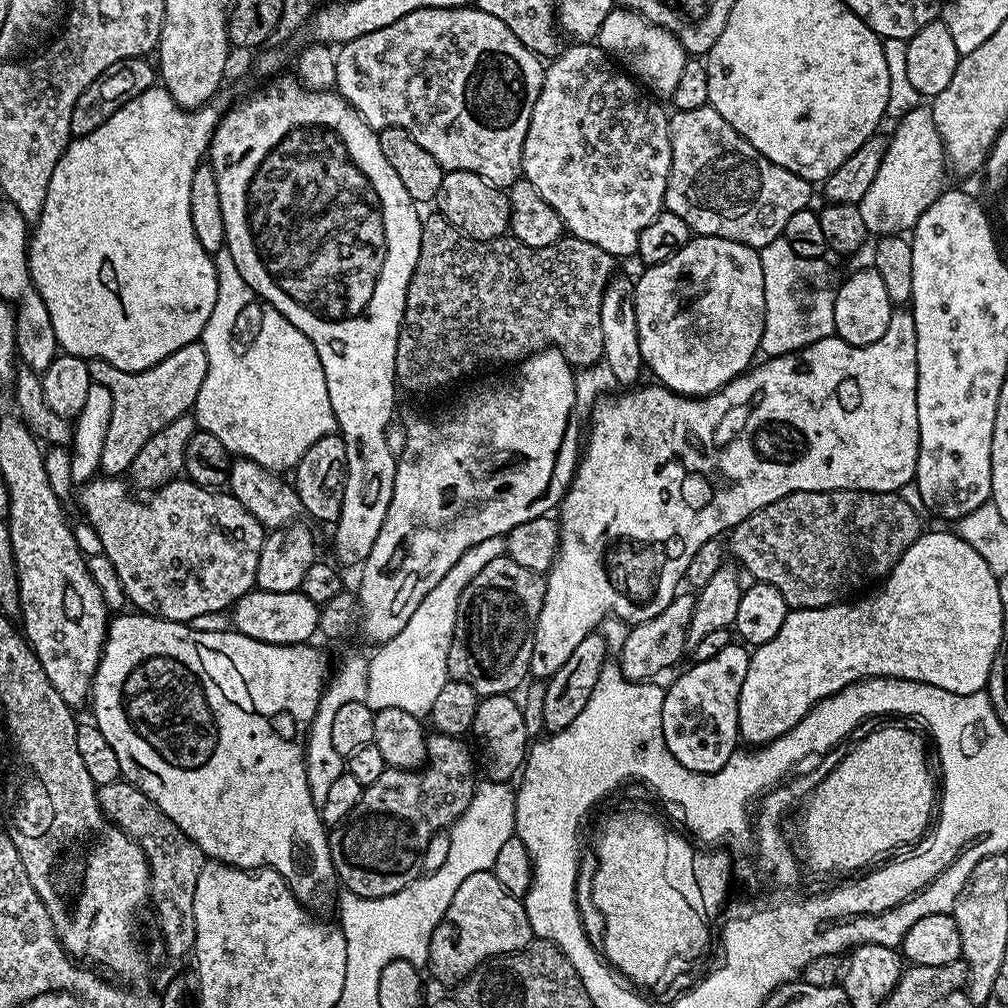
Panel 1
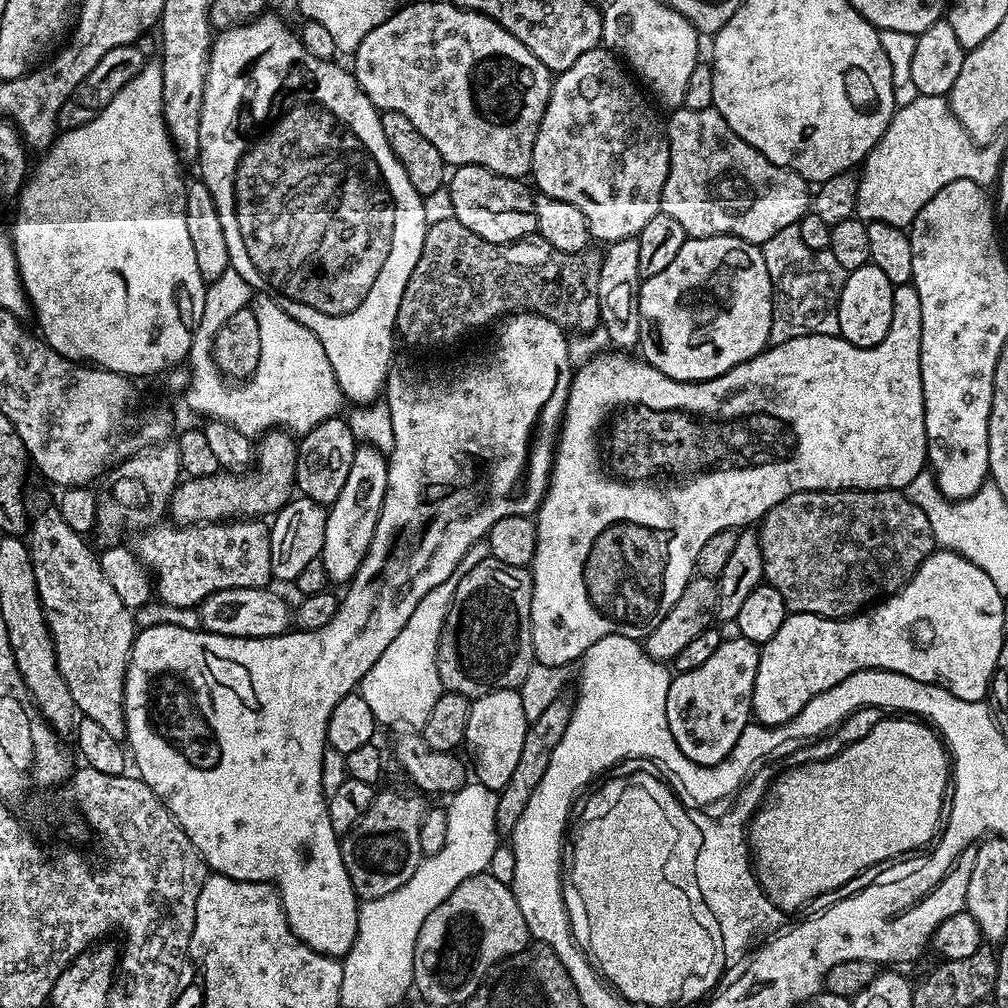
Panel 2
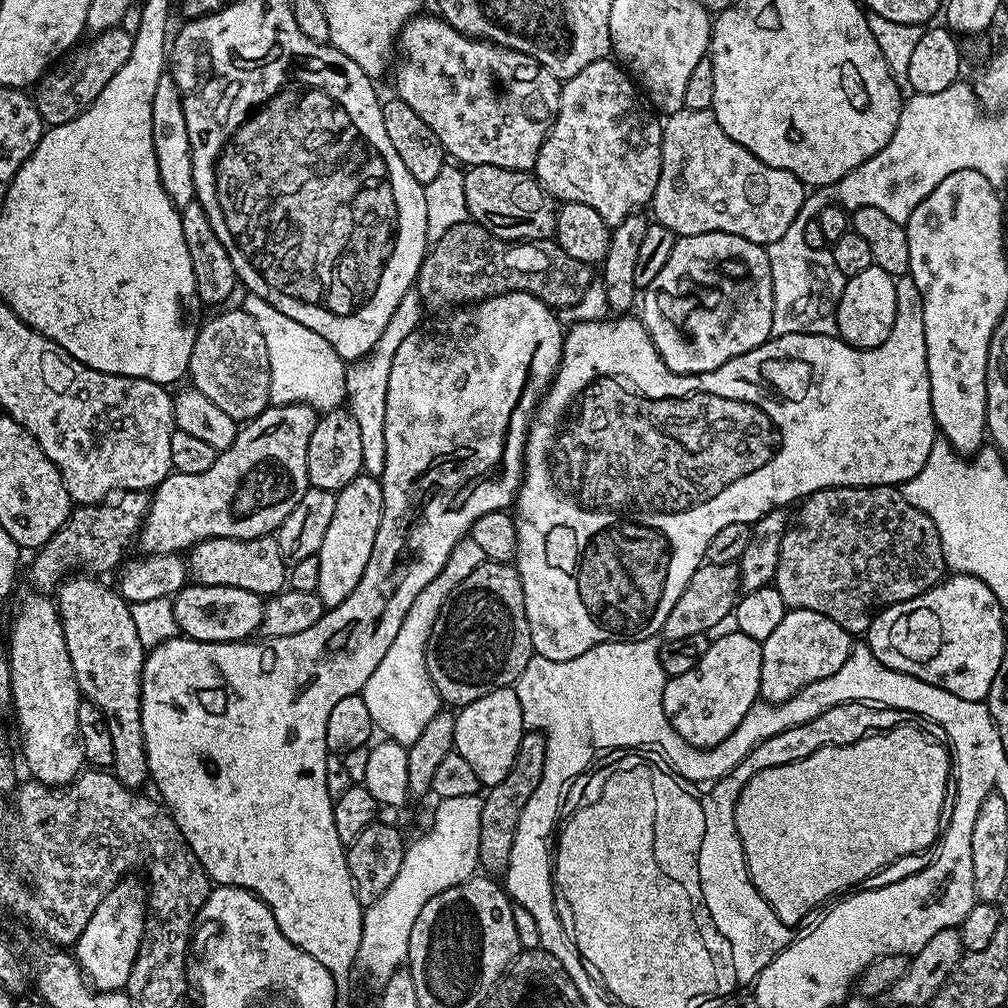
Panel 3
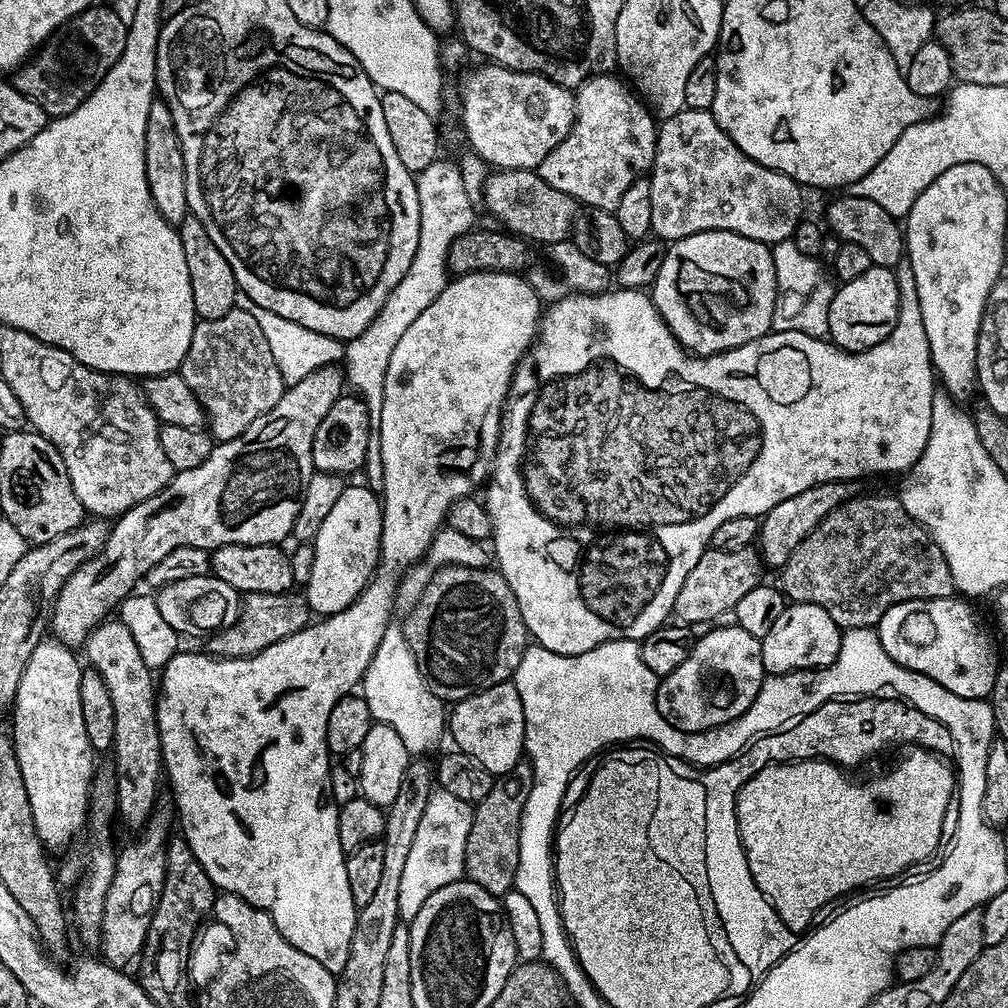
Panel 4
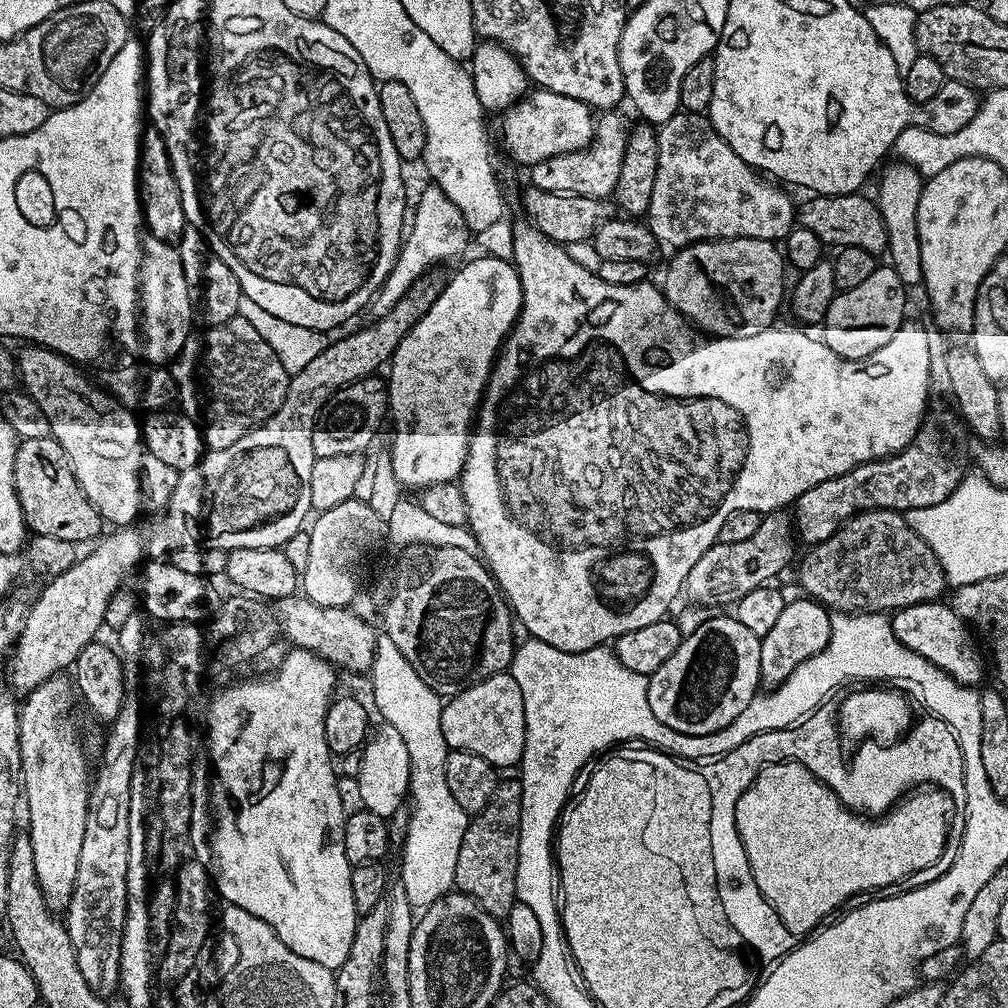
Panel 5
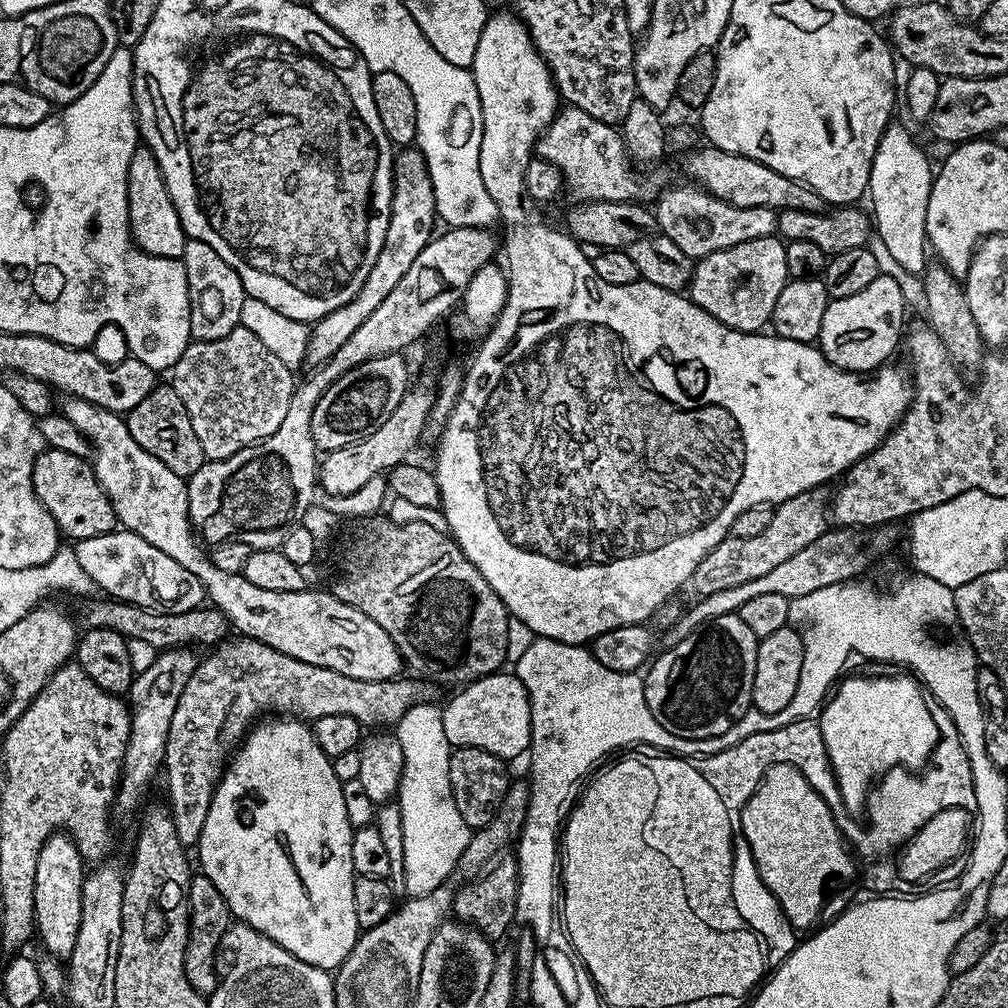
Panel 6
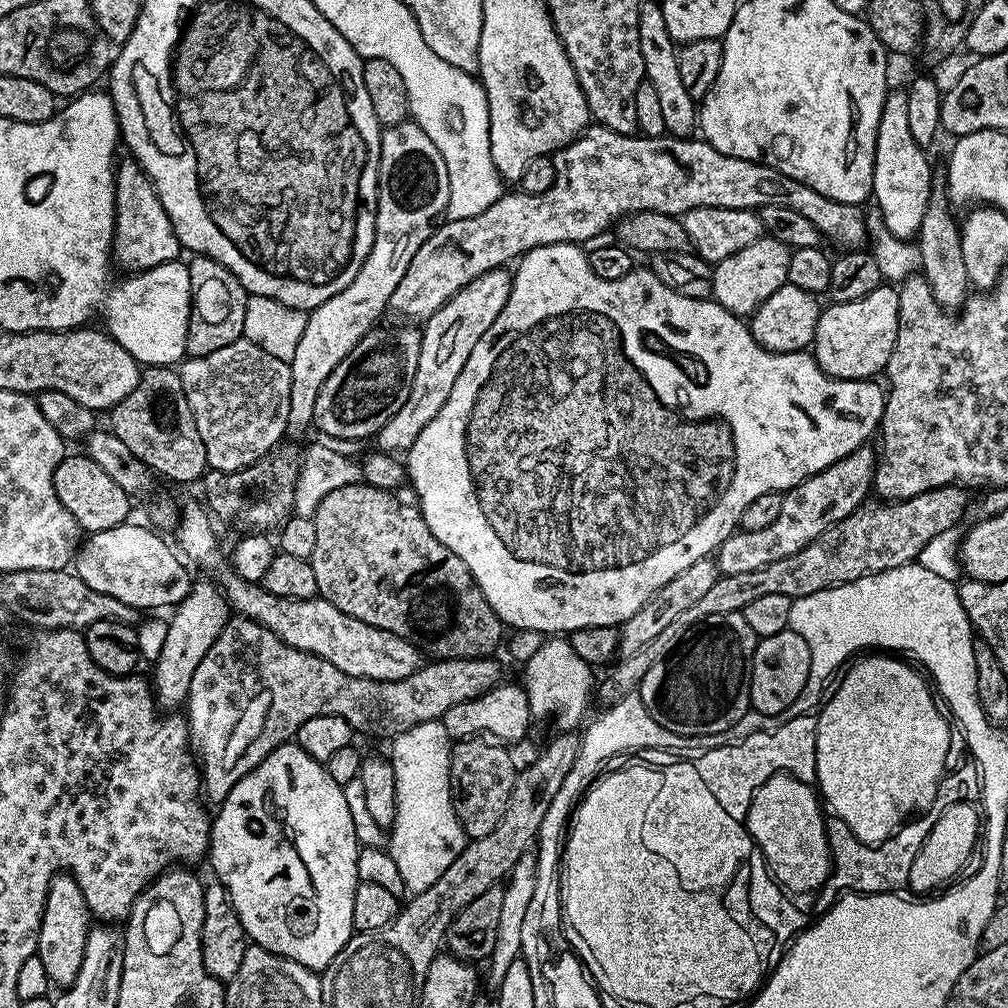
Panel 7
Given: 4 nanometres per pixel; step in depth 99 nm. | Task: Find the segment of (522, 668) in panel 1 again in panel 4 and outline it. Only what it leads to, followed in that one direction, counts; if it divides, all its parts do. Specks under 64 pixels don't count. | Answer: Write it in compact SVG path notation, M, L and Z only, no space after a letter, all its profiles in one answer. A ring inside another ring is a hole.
M461 564L435 569L420 601L405 616L408 617L402 620L404 637L418 662L418 670L426 686L430 686L432 693L445 702L465 700L495 684L509 683L530 643L528 627L522 622L522 610L518 610L518 602L506 578L496 570L467 568Z

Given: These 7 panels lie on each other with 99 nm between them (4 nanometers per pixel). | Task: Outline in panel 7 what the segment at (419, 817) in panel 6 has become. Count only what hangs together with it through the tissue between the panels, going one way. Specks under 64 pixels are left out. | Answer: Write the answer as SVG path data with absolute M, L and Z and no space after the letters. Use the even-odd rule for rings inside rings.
M431 720L430 722L422 722L410 730L406 730L401 736L395 737L395 739L391 741L391 744L392 752L390 751L390 759L394 766L394 782L398 786L398 798L396 799L398 802L398 810L396 811L396 817L390 829L390 835L392 835L392 837L386 841L386 847L388 853L394 858L394 863L398 866L398 871L402 874L405 889L407 889L409 893L415 894L429 888L429 886L444 873L446 866L450 866L450 862L454 858L458 858L458 854L464 849L466 843L464 828L460 824L460 819L456 816L456 803L452 800L452 750L454 741L452 737L448 735L448 731L443 722L440 720Z

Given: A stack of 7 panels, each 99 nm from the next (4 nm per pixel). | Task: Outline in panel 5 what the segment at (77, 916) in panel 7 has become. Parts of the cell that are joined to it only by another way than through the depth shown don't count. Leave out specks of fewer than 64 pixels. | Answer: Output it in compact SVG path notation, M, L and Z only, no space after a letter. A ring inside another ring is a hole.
M63 675L52 676L42 686L27 693L23 697L20 709L20 774L22 777L22 796L28 800L28 828L26 834L30 838L30 846L34 846L34 874L38 878L38 886L42 886L42 894L50 906L50 910L57 914L63 913L68 907L70 898L74 894L74 878L78 878L78 858L82 851L82 837L86 834L86 814L88 813L88 794L90 791L90 768L88 772L88 756L84 753L84 744L80 741L80 732L76 729L76 720L72 717L72 696L74 700L74 684L71 679Z

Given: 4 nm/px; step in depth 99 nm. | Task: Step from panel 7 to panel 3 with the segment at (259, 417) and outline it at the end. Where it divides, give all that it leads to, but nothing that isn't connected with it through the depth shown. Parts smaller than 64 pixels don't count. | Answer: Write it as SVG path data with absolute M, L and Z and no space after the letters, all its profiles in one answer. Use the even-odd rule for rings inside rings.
M243 310L227 311L199 325L188 376L191 387L206 394L214 406L237 422L247 422L269 407L270 358L266 338L262 338L262 330L258 330L258 322L254 322L251 314Z

